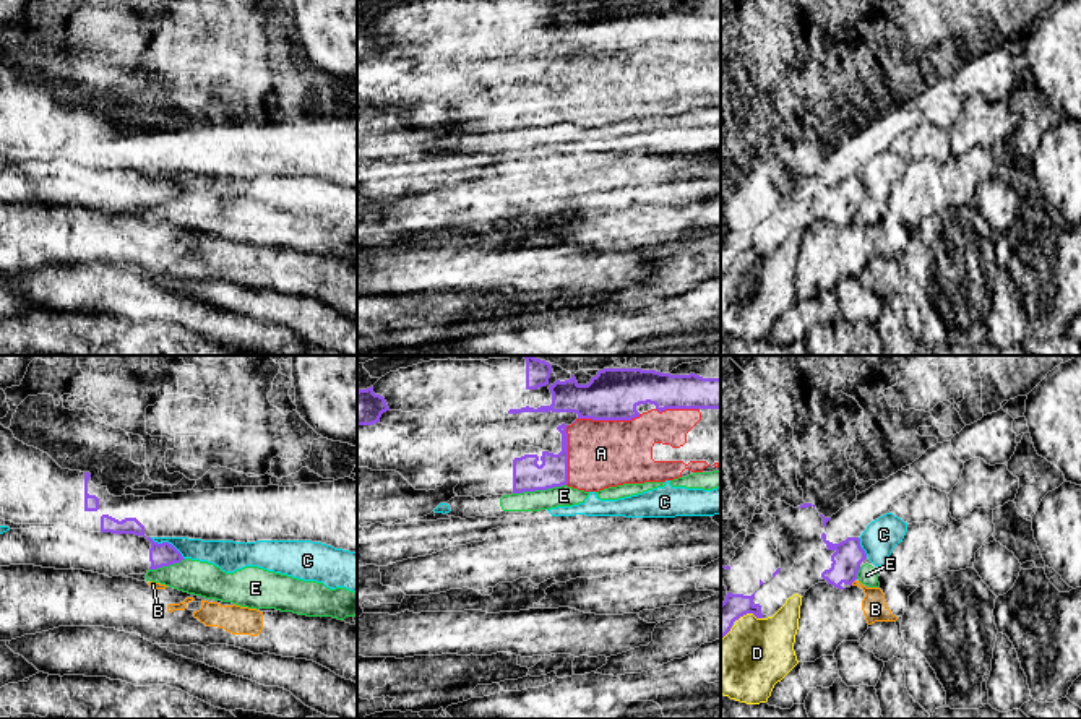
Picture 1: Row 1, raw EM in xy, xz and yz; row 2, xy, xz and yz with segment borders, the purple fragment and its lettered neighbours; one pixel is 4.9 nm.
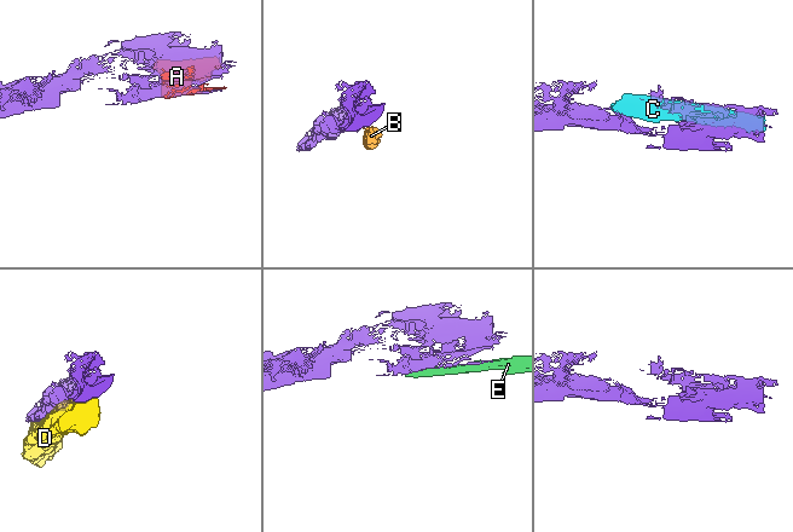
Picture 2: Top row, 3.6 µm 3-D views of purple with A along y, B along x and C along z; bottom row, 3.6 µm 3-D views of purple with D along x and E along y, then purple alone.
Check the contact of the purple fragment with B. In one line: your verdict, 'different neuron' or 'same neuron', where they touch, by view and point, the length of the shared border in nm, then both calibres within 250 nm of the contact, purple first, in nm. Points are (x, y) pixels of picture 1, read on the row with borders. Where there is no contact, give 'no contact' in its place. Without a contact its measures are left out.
different neuron | yz (852, 581) | 40 nm | 140/130 nm

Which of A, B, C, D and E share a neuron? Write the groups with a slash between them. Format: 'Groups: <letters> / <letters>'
Groups: A / B / C E / D

